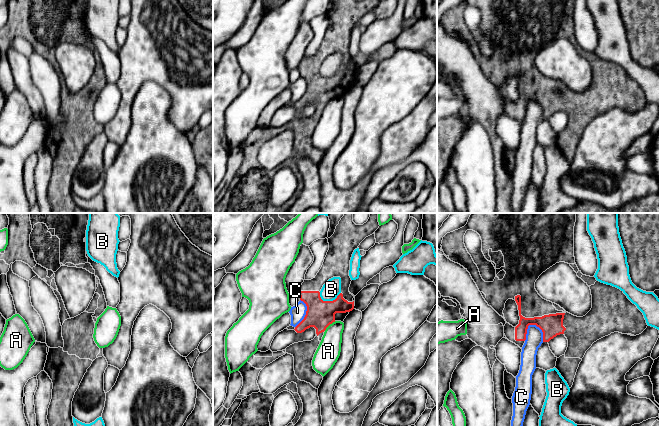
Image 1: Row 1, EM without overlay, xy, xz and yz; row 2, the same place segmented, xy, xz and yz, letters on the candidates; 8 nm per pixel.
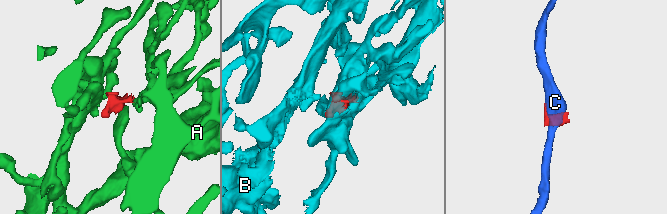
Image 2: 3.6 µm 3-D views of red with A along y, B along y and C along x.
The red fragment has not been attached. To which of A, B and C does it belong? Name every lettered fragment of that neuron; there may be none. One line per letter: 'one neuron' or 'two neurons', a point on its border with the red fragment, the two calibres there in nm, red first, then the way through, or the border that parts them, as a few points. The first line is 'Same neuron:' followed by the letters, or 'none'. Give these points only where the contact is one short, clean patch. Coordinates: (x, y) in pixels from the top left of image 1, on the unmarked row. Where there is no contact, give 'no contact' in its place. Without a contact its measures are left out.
Same neuron: none
A: two neurons; contact xz (329, 100); calibres 220 and 190 nm; border xz (335, 97), (324, 106)
B: two neurons; contact xz (330, 77); calibres 220 and 150 nm; border xz (340, 68), (332, 76), (323, 76), (319, 72)
C: two neurons; contact yz (541, 105); calibres 180 and 140 nm; border yz (529, 100), (535, 100), (541, 106), (543, 117)

